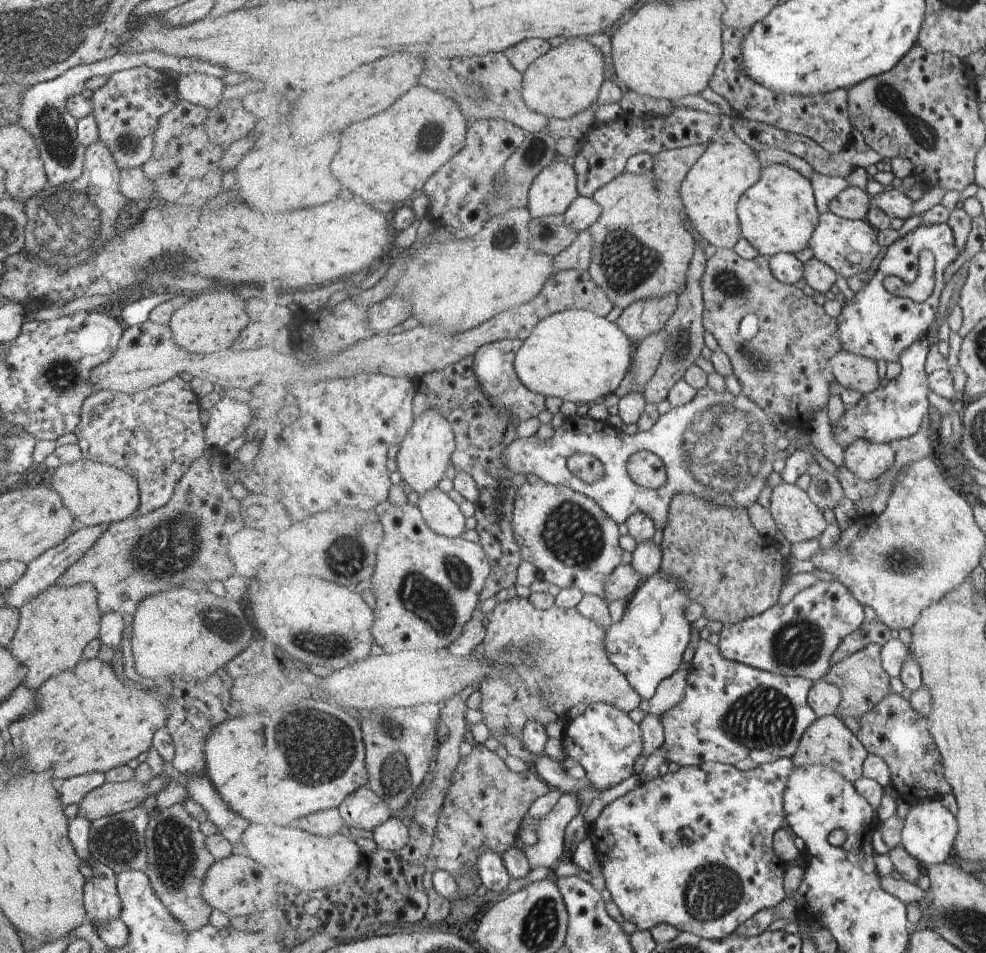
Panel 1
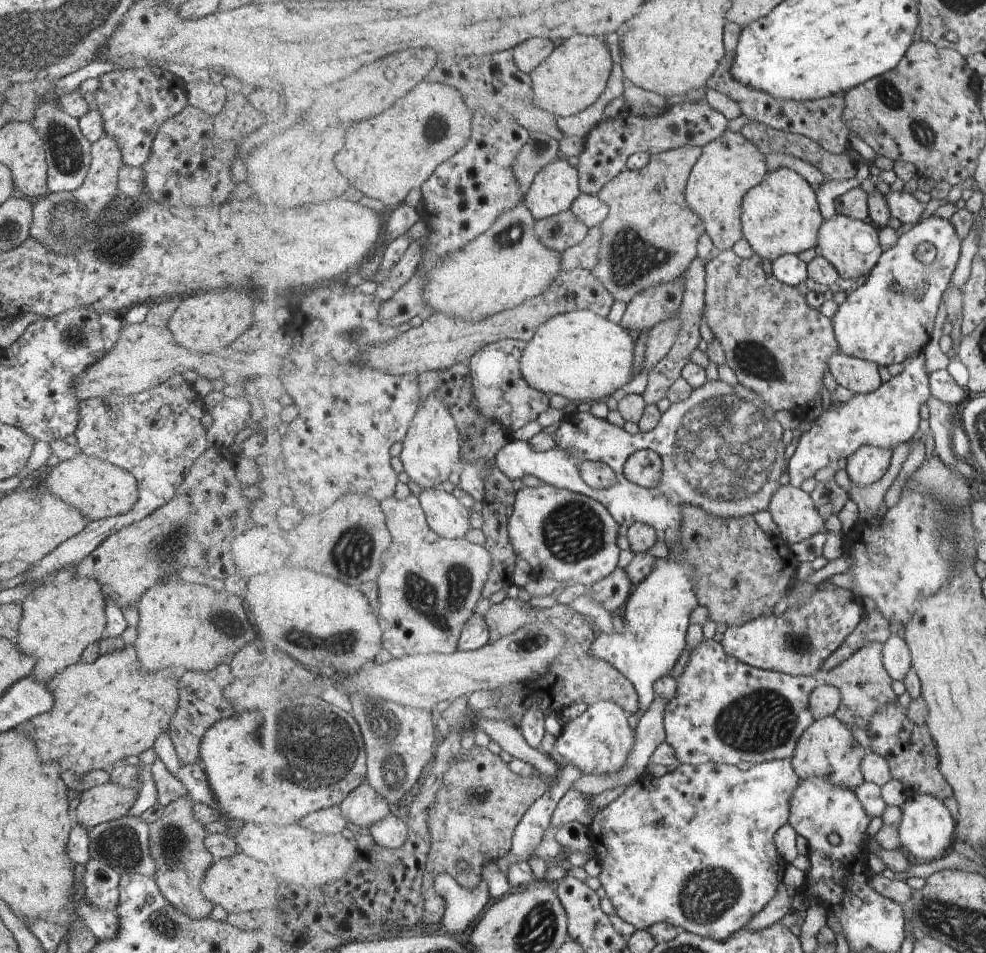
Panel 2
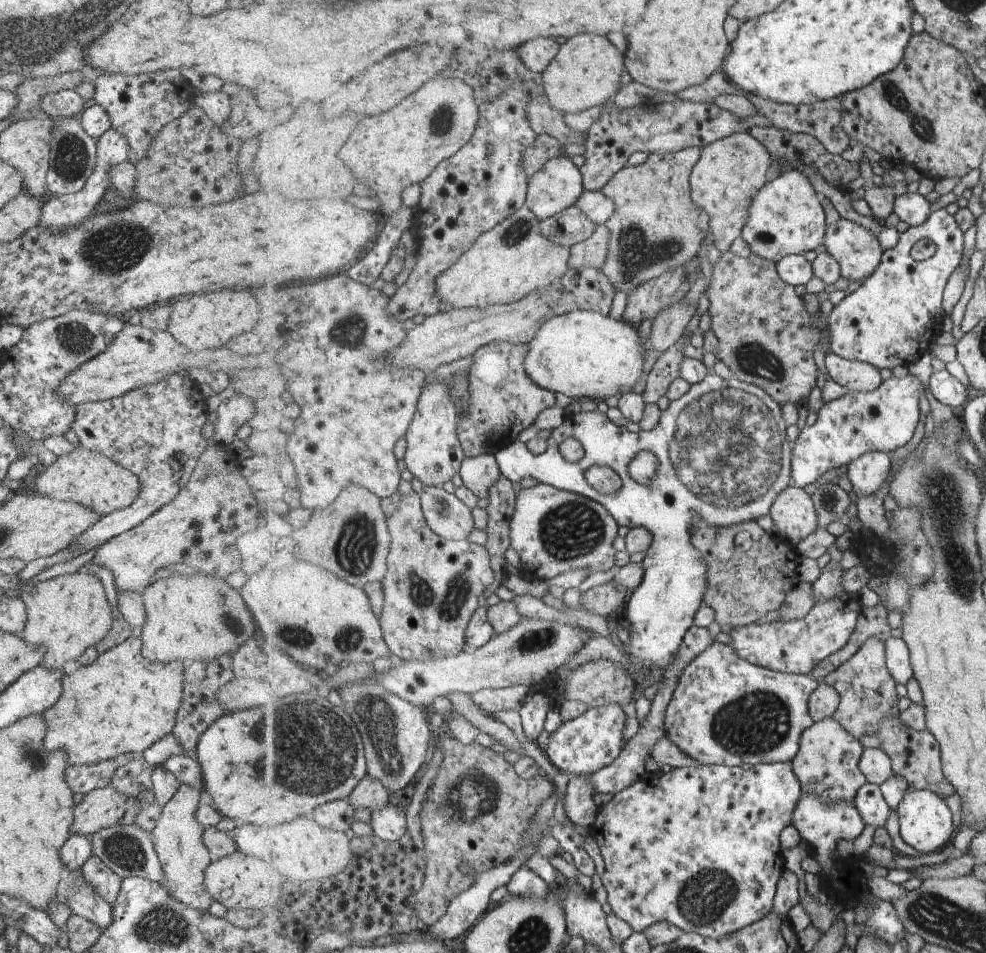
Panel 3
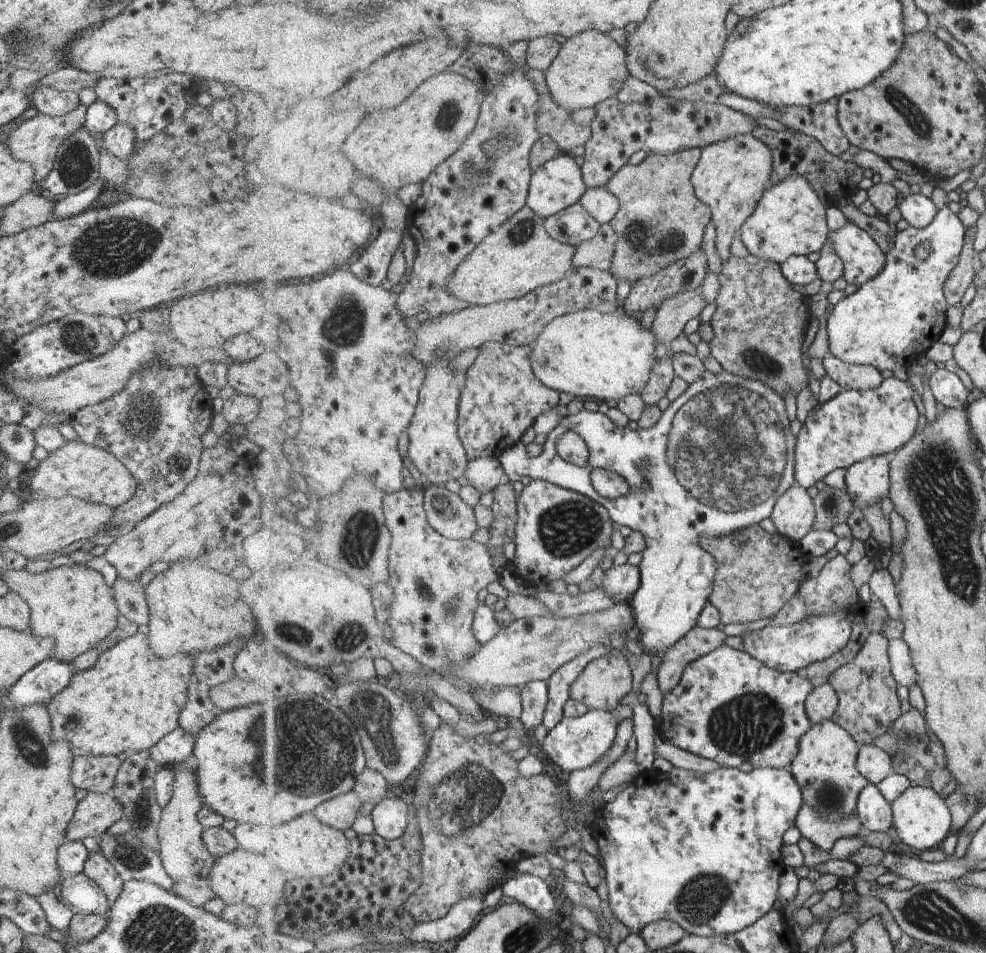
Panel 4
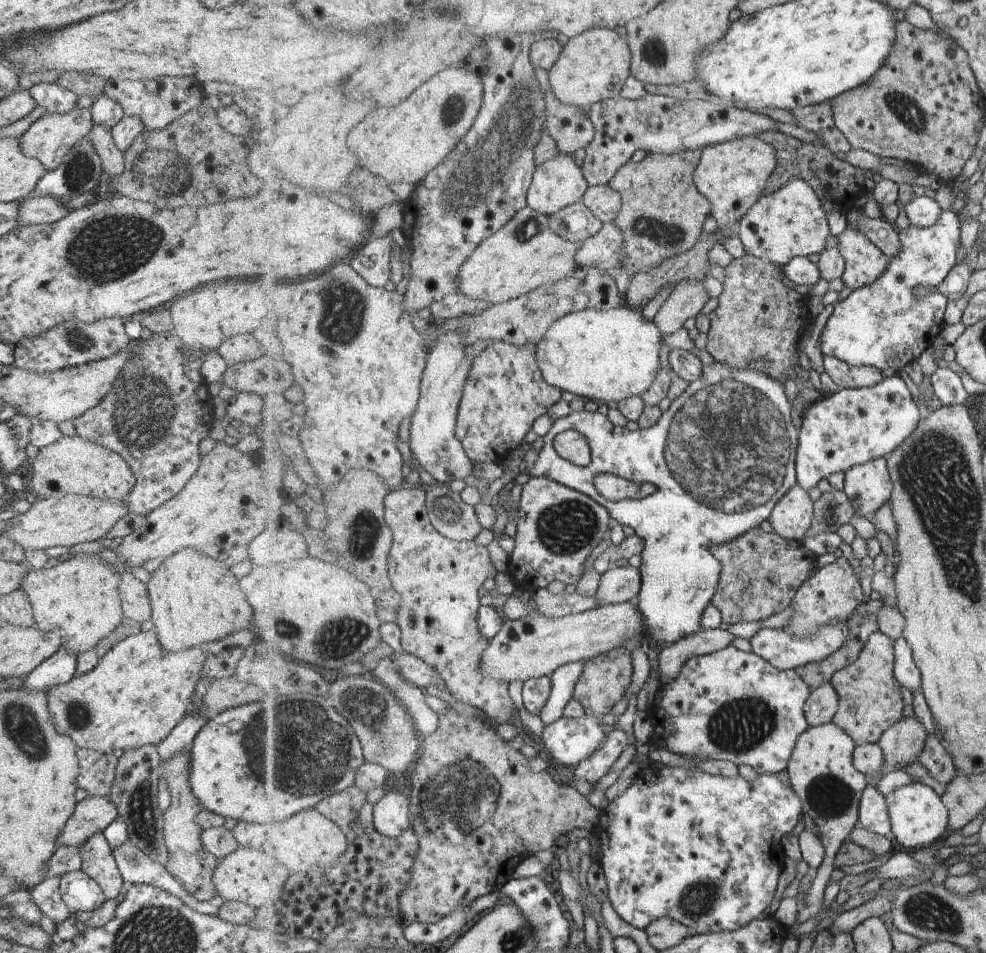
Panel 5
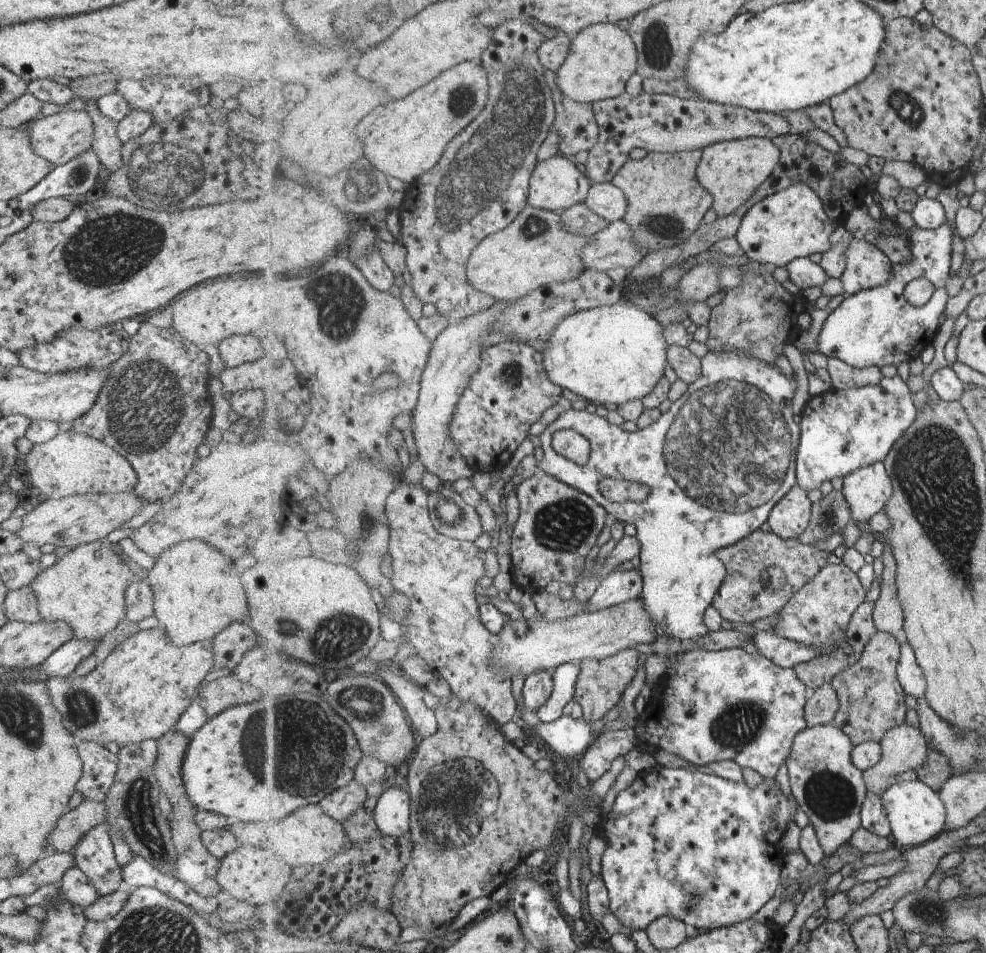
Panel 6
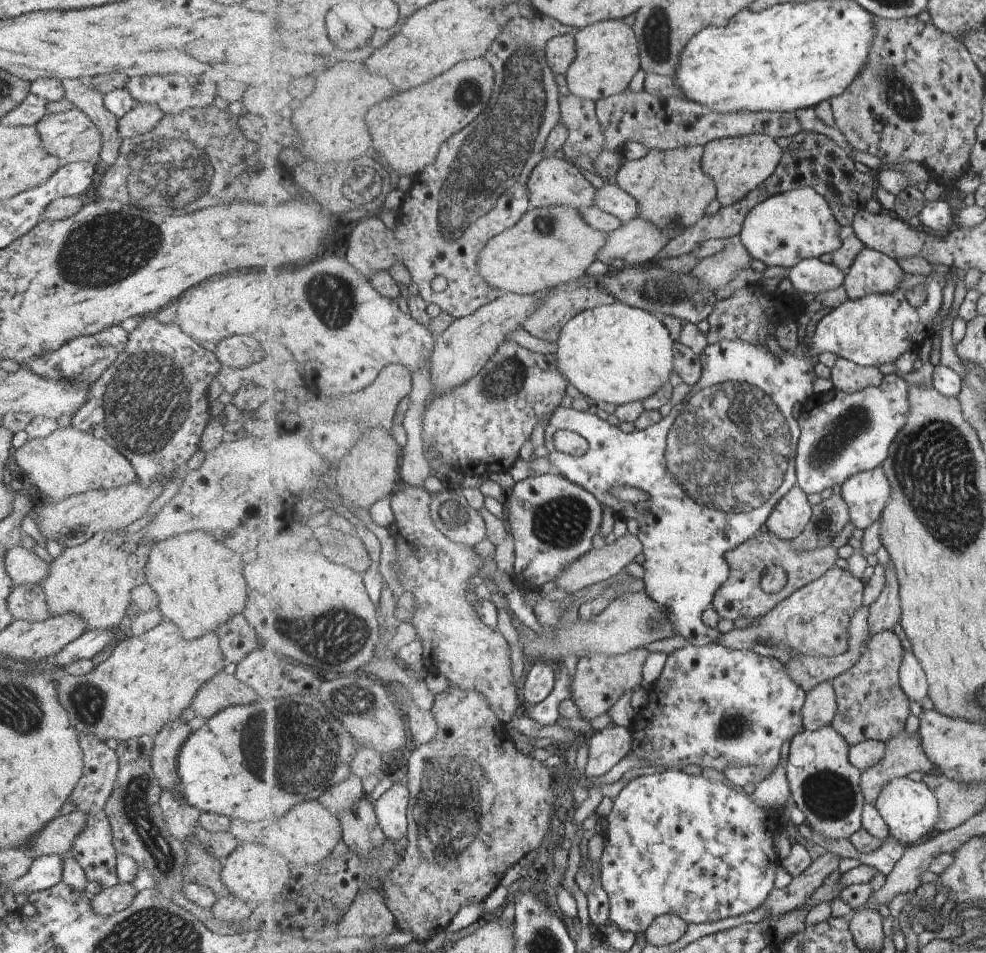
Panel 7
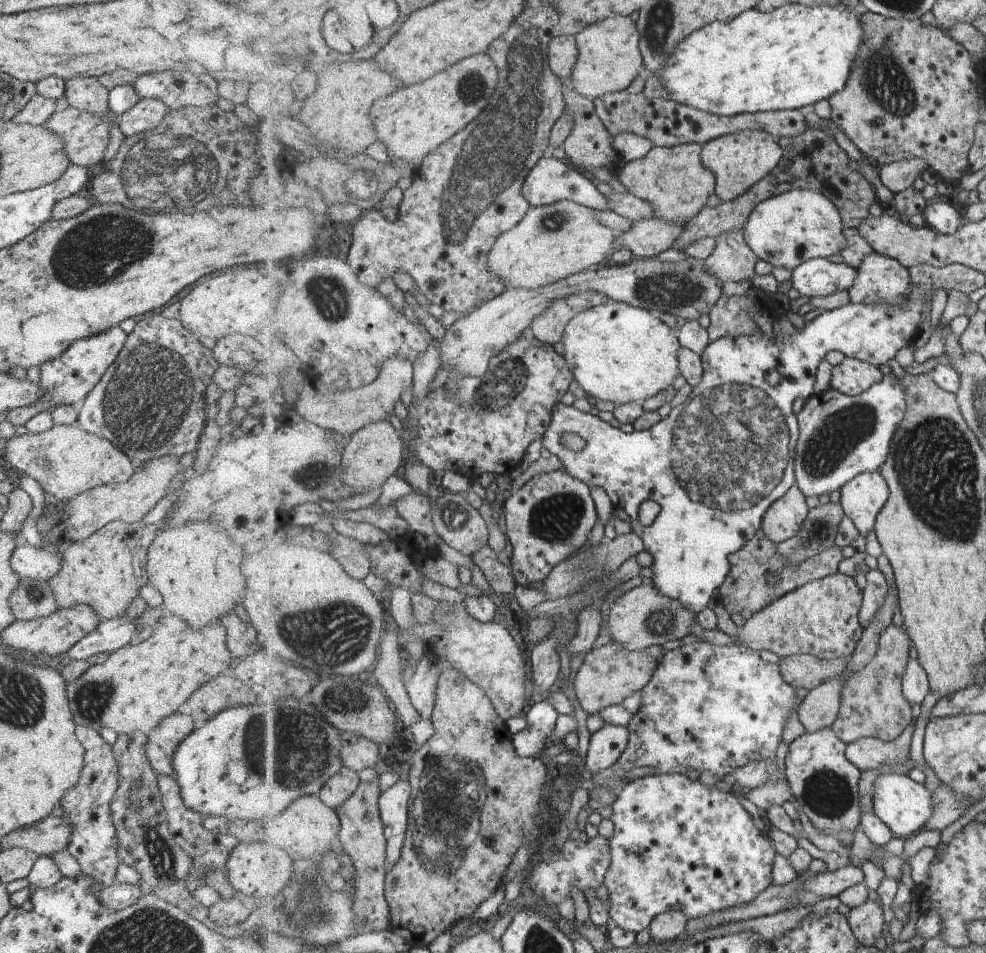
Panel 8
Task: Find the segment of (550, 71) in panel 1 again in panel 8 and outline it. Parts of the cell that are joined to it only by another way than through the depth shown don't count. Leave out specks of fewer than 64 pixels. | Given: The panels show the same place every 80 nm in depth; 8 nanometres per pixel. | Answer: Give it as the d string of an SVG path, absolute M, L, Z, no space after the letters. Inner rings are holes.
M613 16L576 34L579 56L571 74L572 91L589 99L626 91L644 67L641 34L629 16Z

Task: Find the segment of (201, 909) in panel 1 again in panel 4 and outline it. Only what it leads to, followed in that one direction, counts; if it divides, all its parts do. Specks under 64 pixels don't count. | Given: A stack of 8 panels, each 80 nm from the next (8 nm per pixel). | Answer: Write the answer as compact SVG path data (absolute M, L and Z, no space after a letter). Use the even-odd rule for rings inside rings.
M191 761L173 763L168 767L173 773L173 788L169 802L160 812L156 830L160 844L157 855L167 876L174 882L171 892L194 907L201 907L203 903L215 898L209 884L209 871L215 858L207 852L201 840L200 834L203 828L196 819L196 812L203 804L196 789Z

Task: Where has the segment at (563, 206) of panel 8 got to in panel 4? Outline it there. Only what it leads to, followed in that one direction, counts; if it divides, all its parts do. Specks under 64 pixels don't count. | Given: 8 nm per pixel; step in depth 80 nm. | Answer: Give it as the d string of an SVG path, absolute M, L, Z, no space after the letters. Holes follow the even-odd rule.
M528 204L515 216L506 220L495 232L492 232L460 264L457 272L448 282L448 289L457 298L471 305L490 305L523 298L539 287L558 283L571 274L576 266L574 256L578 245L561 242L553 238L546 229L546 218L539 216Z

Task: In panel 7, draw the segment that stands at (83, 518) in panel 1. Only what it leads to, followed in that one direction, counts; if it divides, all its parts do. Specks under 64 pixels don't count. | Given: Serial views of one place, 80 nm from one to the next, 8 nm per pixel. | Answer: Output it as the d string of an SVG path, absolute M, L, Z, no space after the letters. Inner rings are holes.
M69 425L53 429L46 437L29 439L12 453L15 464L22 474L42 492L46 501L63 500L71 495L97 489L110 489L126 485L136 479L129 461L123 458L103 439L94 437L87 431L77 430Z

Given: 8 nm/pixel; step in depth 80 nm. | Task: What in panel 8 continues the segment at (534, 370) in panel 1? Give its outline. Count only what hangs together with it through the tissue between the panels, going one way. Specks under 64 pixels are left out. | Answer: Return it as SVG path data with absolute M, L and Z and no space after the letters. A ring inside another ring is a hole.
M611 301L581 312L569 322L563 336L564 358L581 389L592 400L612 402L616 407L634 401L645 402L659 392L667 390L673 380L681 375L679 353L682 345L678 331L661 323L654 312L633 307L626 303Z

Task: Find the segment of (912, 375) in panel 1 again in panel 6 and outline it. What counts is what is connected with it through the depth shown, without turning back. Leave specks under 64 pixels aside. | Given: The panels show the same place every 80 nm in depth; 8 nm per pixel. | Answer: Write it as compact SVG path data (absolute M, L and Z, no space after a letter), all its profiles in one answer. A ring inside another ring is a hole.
M899 375L885 377L881 384L867 385L852 389L832 389L815 395L804 406L799 423L802 433L797 451L798 484L807 492L817 490L827 480L845 478L857 469L884 462L893 446L915 424L919 410L913 402L914 393L911 393L907 382Z

